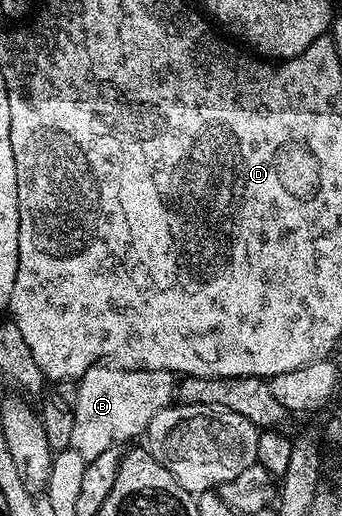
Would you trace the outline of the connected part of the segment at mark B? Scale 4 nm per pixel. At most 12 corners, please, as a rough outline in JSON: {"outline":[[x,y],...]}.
{"outline":[[99,364],[77,379],[70,449],[87,460],[176,398],[169,370]]}

